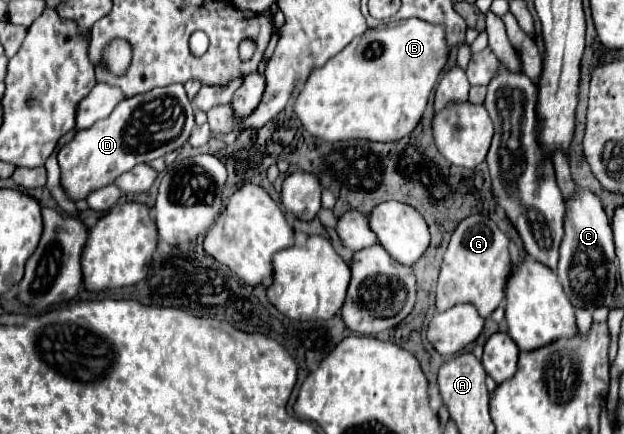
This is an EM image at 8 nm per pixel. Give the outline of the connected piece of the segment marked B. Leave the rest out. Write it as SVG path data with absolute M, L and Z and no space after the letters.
M417 18L381 24L353 38L325 66L313 68L293 112L311 136L325 142L401 140L423 116L447 52L443 26L431 26Z

